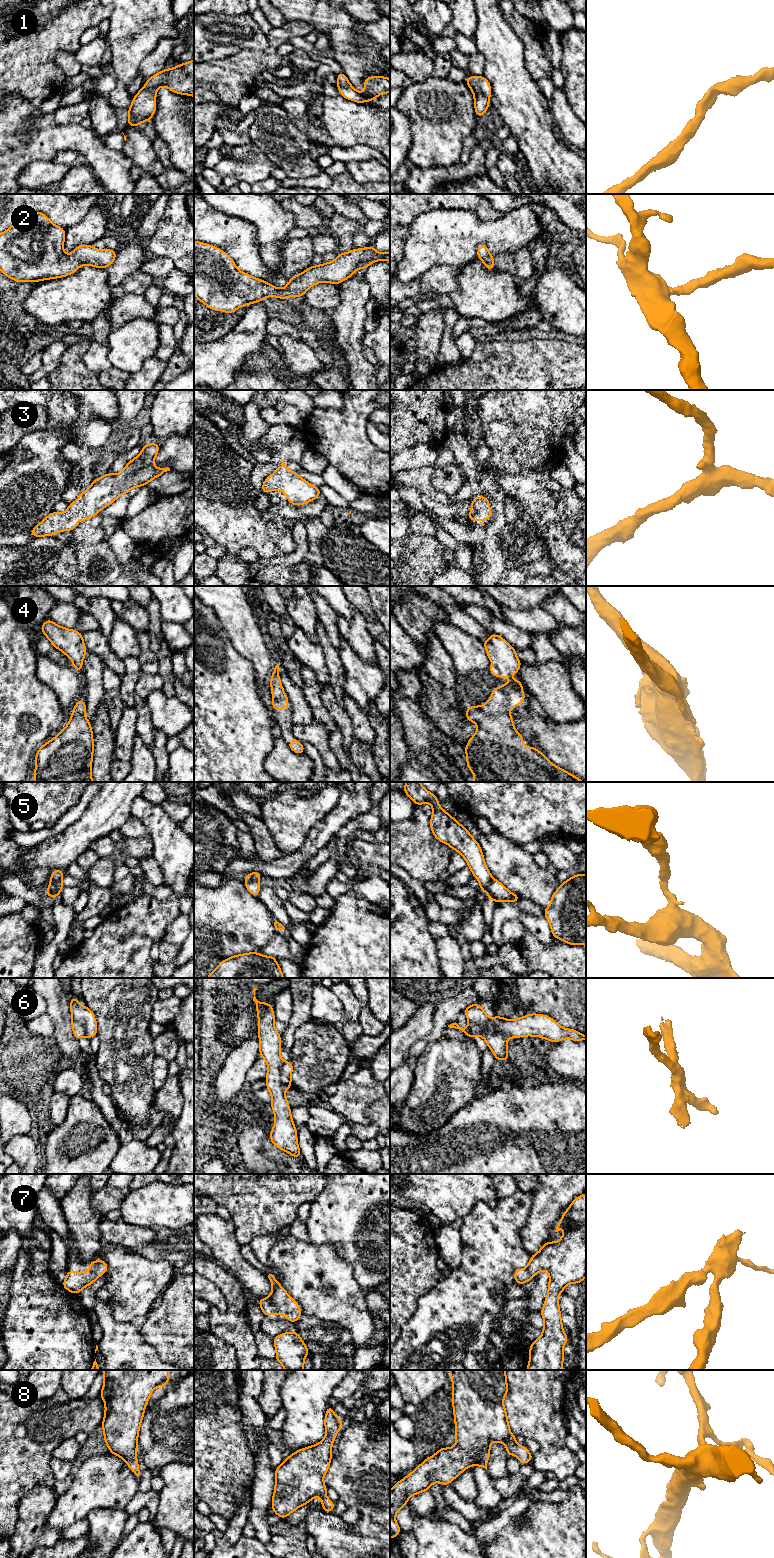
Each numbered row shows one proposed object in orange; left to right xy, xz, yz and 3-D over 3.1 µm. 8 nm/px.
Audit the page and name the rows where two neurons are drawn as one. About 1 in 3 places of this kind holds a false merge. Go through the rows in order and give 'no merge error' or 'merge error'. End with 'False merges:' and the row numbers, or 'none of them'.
1: no merge error
2: no merge error
3: no merge error
4: no merge error
5: merge error
6: merge error
7: no merge error
8: no merge error
False merges: 5, 6

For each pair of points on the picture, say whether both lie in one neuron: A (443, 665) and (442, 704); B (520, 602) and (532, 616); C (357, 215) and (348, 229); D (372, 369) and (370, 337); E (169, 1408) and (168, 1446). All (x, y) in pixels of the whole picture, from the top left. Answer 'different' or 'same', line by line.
A: same
B: different
C: different
D: different
E: same

